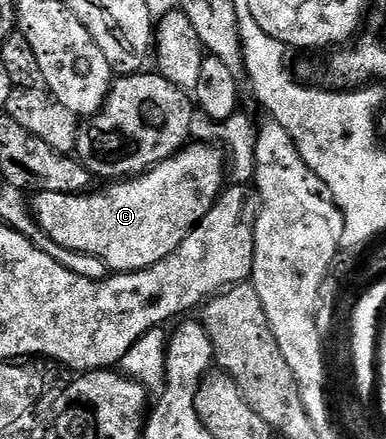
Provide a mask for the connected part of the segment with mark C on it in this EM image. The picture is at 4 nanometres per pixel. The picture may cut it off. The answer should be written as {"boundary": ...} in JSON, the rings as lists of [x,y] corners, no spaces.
{"boundary":[[[193,141],[142,175],[110,182],[102,186],[105,187],[102,191],[93,189],[80,195],[36,192],[31,199],[31,214],[39,230],[55,241],[55,245],[102,259],[113,273],[142,271],[175,253],[175,249],[179,249],[179,245],[183,245],[183,241],[197,228],[199,221],[207,217],[222,193],[221,182],[227,179],[226,171],[227,155],[220,146],[209,141]]]}

